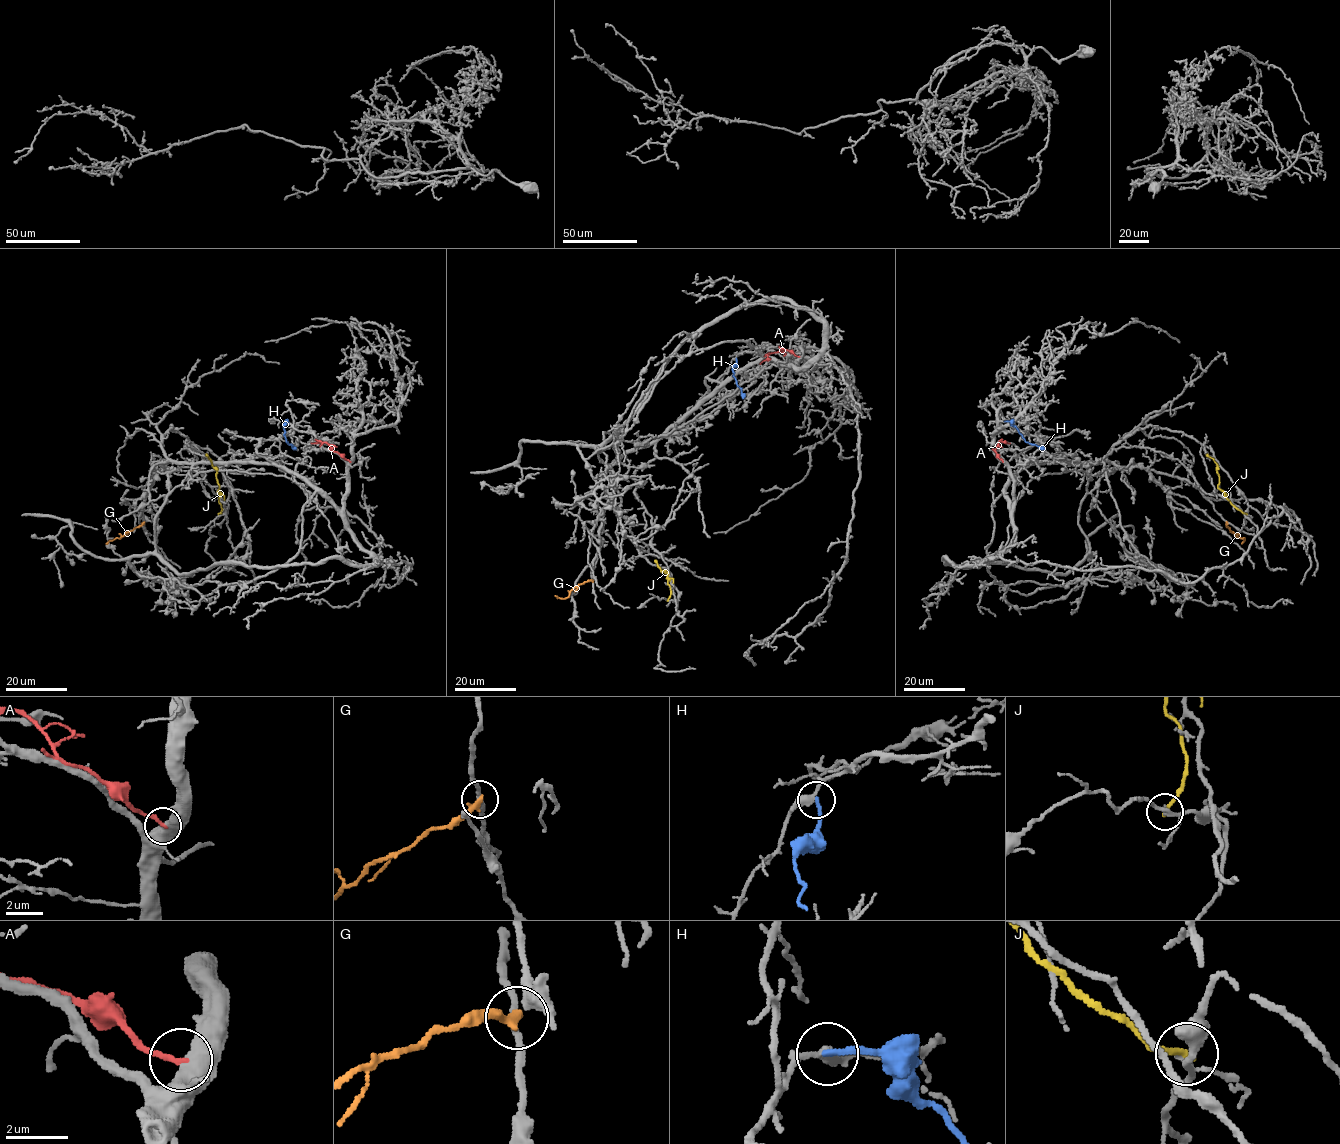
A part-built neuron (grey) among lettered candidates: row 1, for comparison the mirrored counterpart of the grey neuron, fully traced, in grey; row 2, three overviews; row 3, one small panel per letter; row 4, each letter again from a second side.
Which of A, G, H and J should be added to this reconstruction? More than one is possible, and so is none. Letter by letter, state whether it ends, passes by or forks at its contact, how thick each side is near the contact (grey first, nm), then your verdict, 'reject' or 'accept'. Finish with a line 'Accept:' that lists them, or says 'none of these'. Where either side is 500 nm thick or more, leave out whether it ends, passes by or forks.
A: 550 nm thick on the grey side, 200 nm on the other; reject
G: it ends there; 200 nm thick on the grey side, 340 nm on the other; reject
H: it ends there; 340 nm thick on the grey side, 200 nm on the other; reject
J: it ends there; 130 nm thick on the grey side, 200 nm on the other; reject
Accept: none of these

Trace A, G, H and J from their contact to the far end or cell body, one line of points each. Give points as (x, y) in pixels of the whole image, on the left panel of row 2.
A: (349, 461), (328, 445), (311, 443)
G: (143, 522), (106, 543)
H: (286, 421), (284, 435), (294, 449)
J: (218, 513), (221, 506), (217, 471), (205, 455)

